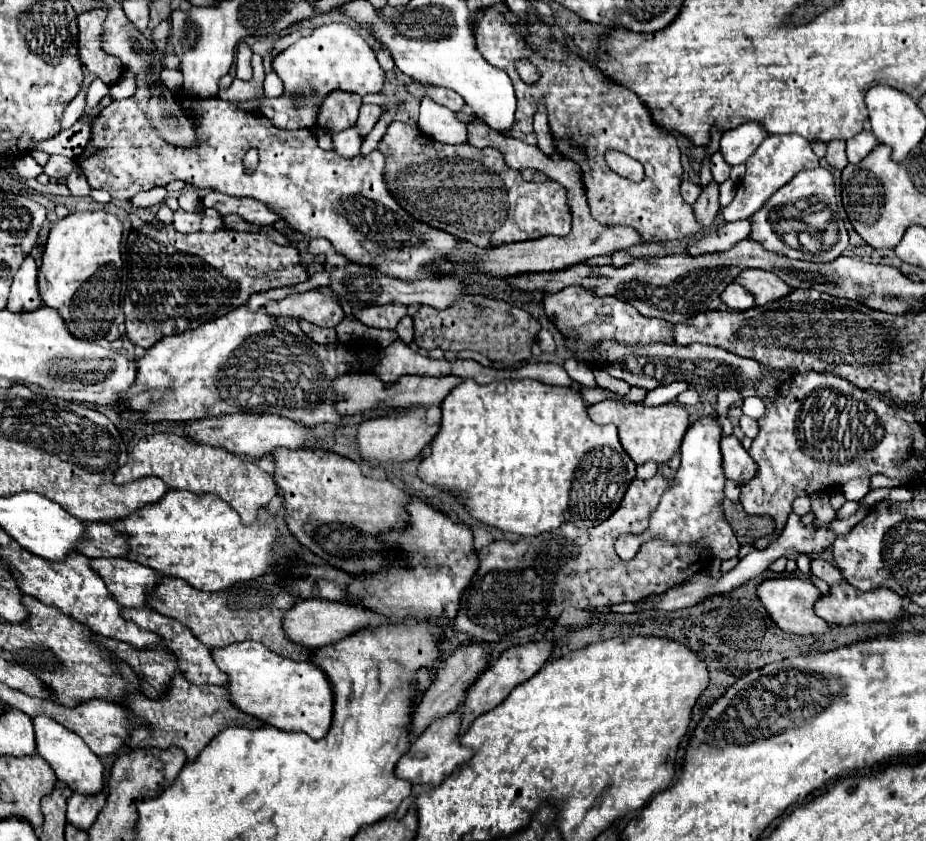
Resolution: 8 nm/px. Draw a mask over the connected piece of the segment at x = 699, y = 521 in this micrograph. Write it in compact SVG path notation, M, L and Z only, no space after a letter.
M718 415L700 417L694 421L684 439L682 439L682 463L676 471L674 485L662 497L658 509L650 519L650 527L642 533L644 541L662 539L670 543L694 543L706 541L712 549L712 555L718 559L732 559L738 555L738 541L734 531L726 519L722 519L722 499L724 499L724 471L722 471L722 455L720 455L720 437L722 425Z

